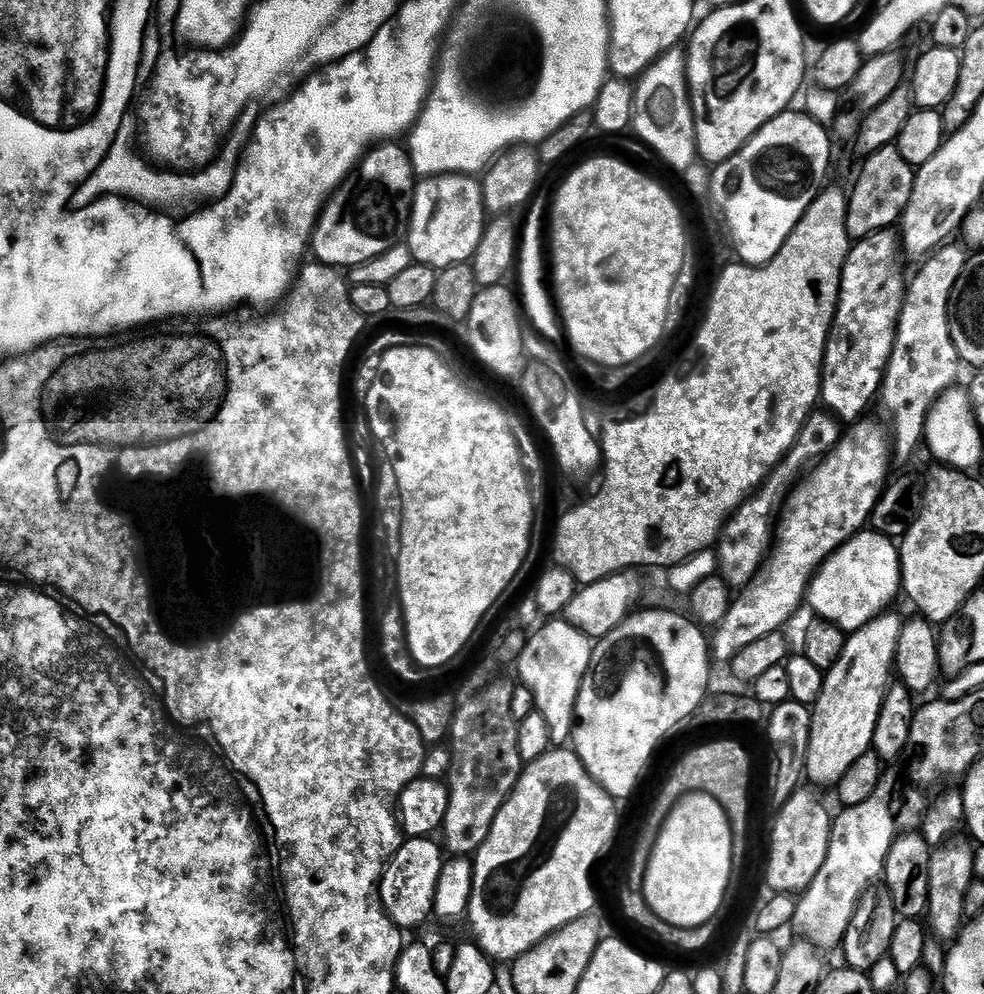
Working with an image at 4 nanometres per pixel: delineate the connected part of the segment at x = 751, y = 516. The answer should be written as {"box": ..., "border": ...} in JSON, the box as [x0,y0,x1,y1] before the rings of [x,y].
{"box":[718,410,842,590],"border":[[[814,410],[806,418],[794,446],[768,474],[768,479],[748,497],[724,525],[718,537],[718,572],[729,589],[741,590],[761,575],[762,565],[774,547],[774,525],[802,477],[824,459],[842,439],[841,423],[827,410]]]}

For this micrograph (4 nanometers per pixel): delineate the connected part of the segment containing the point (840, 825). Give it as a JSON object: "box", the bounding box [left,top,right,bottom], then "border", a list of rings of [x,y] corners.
{"box":[792,774,902,948],"border":[[[888,774],[881,775],[880,785],[876,792],[866,798],[853,808],[844,808],[841,816],[837,815],[832,822],[832,833],[830,834],[830,846],[826,854],[826,862],[822,862],[822,870],[814,874],[814,882],[804,889],[802,895],[796,900],[796,912],[792,918],[794,928],[797,928],[804,936],[813,940],[813,945],[821,944],[824,948],[832,948],[843,941],[846,930],[850,926],[850,918],[854,918],[854,910],[866,894],[868,888],[873,887],[883,877],[886,858],[890,854],[890,846],[902,834],[902,825],[896,820],[897,812],[901,811],[902,804],[896,801],[896,780]]]}

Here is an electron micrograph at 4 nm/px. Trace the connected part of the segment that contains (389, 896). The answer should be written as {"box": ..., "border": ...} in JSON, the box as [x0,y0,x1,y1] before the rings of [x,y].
{"box":[380,837,444,930],"border":[[[431,837],[405,839],[388,861],[380,880],[380,903],[384,912],[402,930],[424,923],[433,915],[433,900],[444,865],[443,847]]]}

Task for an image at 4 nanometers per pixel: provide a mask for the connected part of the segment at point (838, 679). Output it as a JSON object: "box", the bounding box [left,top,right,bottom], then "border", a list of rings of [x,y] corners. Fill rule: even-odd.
{"box":[804,610,901,786],"border":[[[885,610],[876,615],[869,624],[862,626],[845,639],[841,656],[826,672],[821,692],[818,694],[816,703],[811,705],[810,742],[804,763],[807,779],[809,781],[812,779],[813,785],[835,786],[839,784],[845,768],[854,766],[854,762],[858,762],[858,758],[862,758],[862,754],[866,754],[871,749],[874,726],[878,726],[878,714],[882,710],[882,702],[894,680],[901,623],[901,617],[896,617],[891,610]]]}

